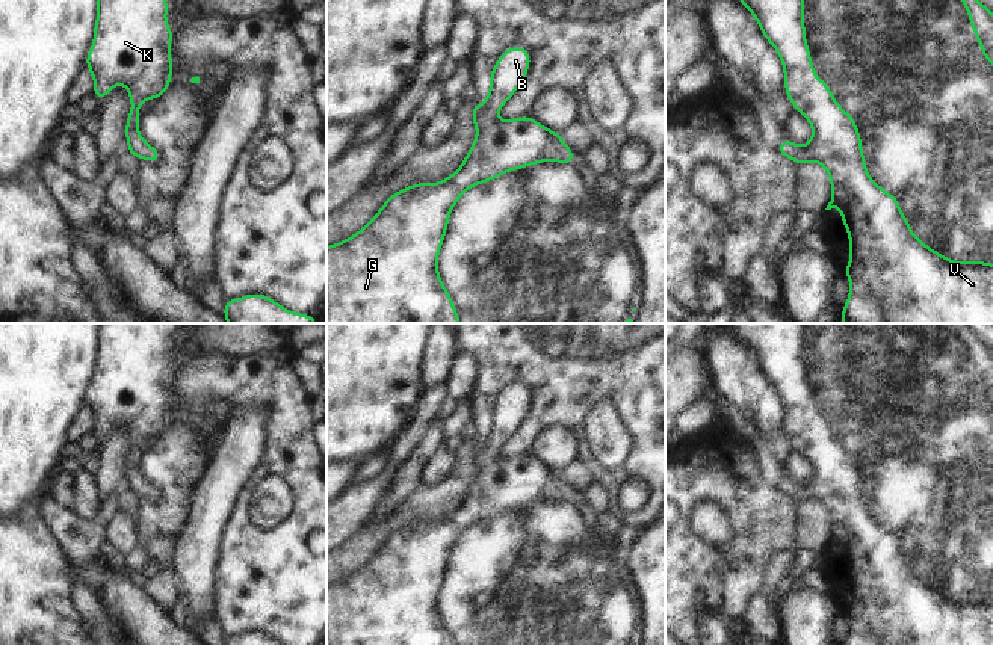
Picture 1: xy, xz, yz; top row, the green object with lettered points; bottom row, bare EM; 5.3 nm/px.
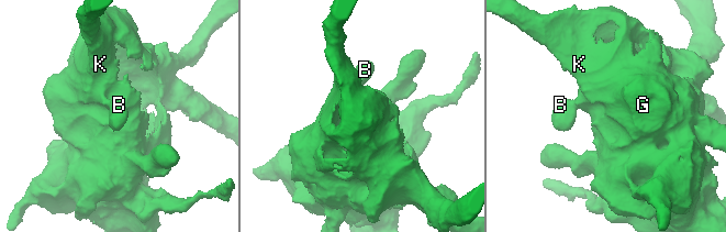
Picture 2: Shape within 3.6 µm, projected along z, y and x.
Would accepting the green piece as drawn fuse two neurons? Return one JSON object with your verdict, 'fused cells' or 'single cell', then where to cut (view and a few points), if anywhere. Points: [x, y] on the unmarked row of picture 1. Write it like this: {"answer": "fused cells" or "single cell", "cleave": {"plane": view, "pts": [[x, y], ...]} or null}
{"answer": "single cell", "cleave": null}

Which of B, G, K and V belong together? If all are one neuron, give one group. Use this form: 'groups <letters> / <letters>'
groups B G K V

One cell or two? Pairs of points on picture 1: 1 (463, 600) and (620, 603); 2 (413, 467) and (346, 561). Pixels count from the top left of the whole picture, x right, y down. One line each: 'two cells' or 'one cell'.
1: one cell
2: two cells

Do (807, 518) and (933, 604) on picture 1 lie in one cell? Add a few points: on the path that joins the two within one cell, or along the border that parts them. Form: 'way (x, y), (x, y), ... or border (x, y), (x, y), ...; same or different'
border (818, 502), (827, 511), (832, 530), (825, 547); different

